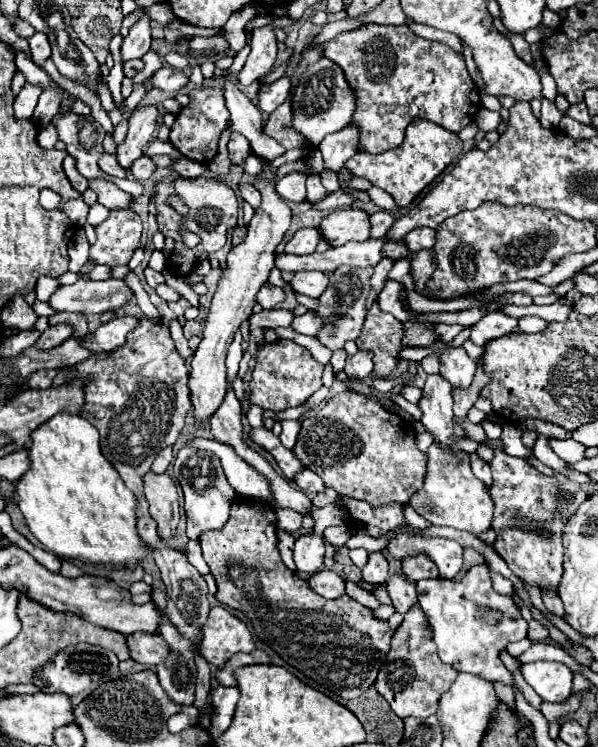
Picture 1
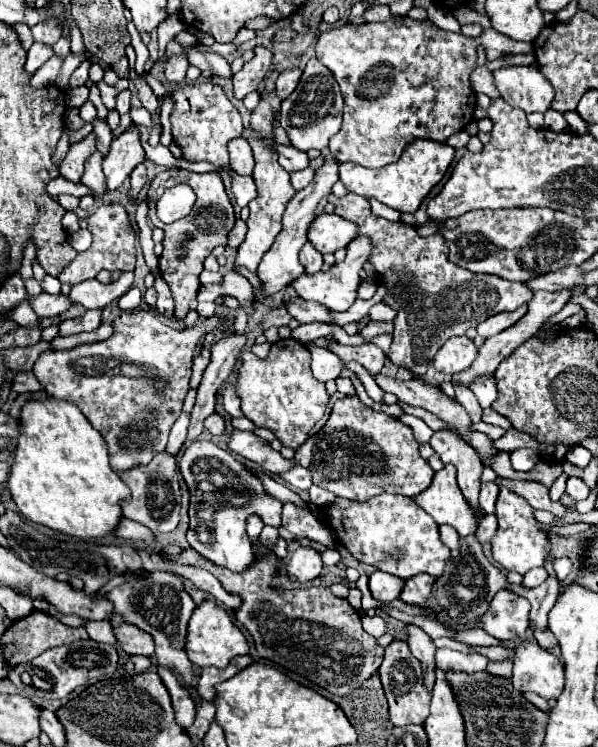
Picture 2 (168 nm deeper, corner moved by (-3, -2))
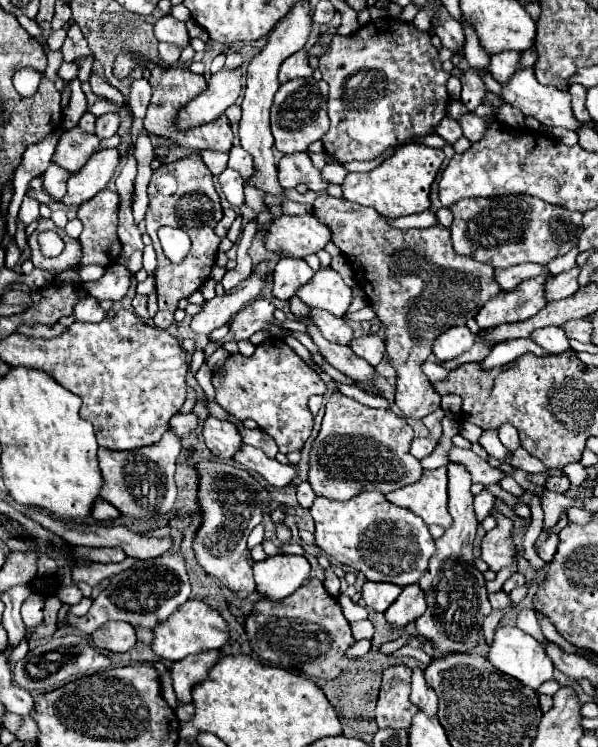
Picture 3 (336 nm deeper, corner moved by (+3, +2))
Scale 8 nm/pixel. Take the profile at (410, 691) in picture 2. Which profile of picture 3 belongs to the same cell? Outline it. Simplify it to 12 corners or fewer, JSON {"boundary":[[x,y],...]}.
{"boundary":[[384,670],[374,710],[378,728],[406,730],[410,704],[412,670]]}

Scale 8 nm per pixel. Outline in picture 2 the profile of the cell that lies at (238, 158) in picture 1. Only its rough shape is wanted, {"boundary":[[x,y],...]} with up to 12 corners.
{"boundary":[[244,138],[228,144],[236,174],[252,174],[254,154]]}

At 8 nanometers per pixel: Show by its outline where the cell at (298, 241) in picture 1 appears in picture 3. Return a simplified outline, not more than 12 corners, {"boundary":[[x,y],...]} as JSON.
{"boundary":[[280,258],[272,294],[290,300],[314,270],[300,258]]}

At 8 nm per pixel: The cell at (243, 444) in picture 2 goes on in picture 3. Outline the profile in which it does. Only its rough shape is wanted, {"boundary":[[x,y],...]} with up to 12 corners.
{"boundary":[[214,416],[204,420],[208,450],[222,460],[242,446],[236,426]]}

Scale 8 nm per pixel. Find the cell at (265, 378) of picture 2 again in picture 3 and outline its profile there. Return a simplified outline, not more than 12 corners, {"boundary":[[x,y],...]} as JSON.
{"boundary":[[282,338],[212,376],[216,404],[282,454],[304,446],[326,384]]}

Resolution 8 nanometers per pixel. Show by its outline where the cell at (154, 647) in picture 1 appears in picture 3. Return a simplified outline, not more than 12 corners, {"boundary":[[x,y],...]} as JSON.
{"boundary":[[106,622],[92,632],[96,648],[122,654],[136,644],[134,626]]}

